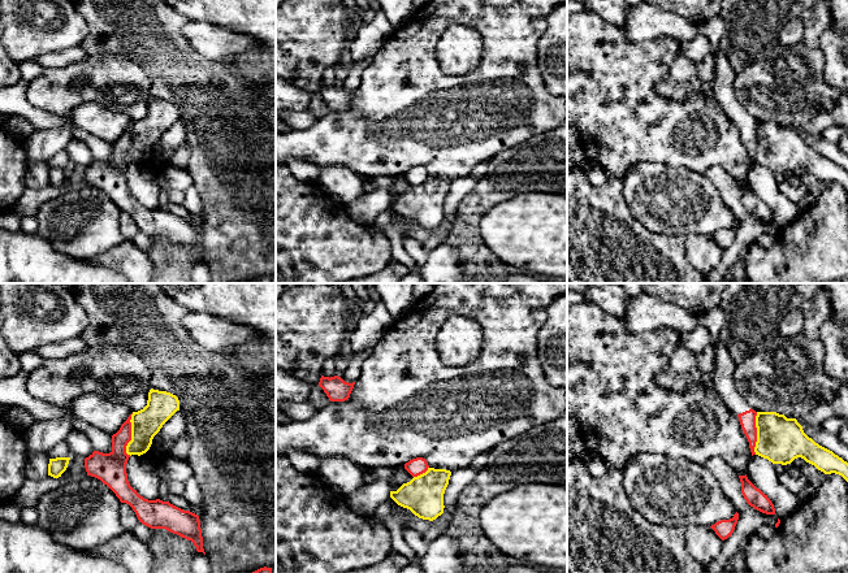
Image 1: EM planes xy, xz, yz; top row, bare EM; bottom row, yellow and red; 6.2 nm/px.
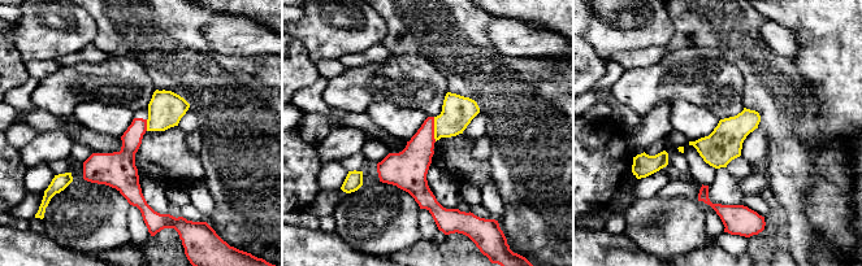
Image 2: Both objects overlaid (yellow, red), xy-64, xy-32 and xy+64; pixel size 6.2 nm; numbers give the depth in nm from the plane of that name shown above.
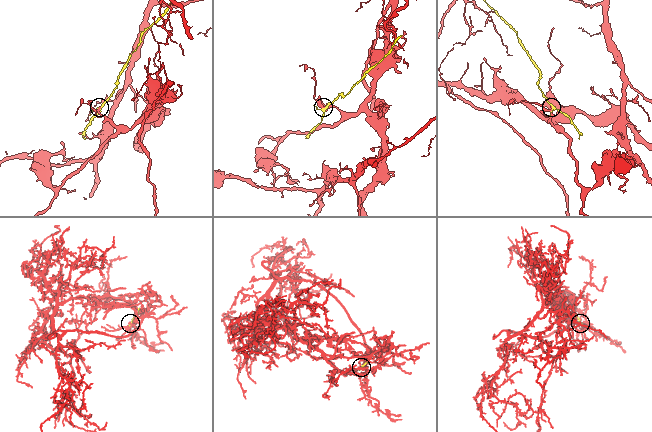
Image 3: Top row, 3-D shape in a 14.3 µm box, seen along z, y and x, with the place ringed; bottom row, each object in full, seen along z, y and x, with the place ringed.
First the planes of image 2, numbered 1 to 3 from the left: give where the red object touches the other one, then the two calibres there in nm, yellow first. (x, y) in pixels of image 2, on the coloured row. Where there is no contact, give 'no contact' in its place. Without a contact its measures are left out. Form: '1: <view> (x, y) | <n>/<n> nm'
1: xy-64 (147, 125) | 220/130 nm
2: xy-32 (434, 129) | 200/200 nm
3: no contact

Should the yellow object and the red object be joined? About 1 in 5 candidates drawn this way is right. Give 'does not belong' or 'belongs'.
does not belong

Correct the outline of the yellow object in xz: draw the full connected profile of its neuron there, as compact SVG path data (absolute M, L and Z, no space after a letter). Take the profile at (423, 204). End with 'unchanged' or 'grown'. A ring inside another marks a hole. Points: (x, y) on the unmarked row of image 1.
M428 177L397 200L390 200L390 207L419 227L433 230L444 222L444 203L450 185L450 179Z | unchanged

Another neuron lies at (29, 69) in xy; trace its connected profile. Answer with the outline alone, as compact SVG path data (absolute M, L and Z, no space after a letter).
M26 60L18 64L20 68L20 81L30 82L36 78L44 68L39 65L35 60Z

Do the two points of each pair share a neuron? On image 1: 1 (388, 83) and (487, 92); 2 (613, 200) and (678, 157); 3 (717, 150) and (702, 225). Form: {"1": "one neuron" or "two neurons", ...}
{"1": "one neuron", "2": "two neurons", "3": "two neurons"}

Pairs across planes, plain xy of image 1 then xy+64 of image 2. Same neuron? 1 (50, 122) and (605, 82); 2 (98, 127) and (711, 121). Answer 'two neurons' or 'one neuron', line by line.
1: two neurons
2: one neuron

